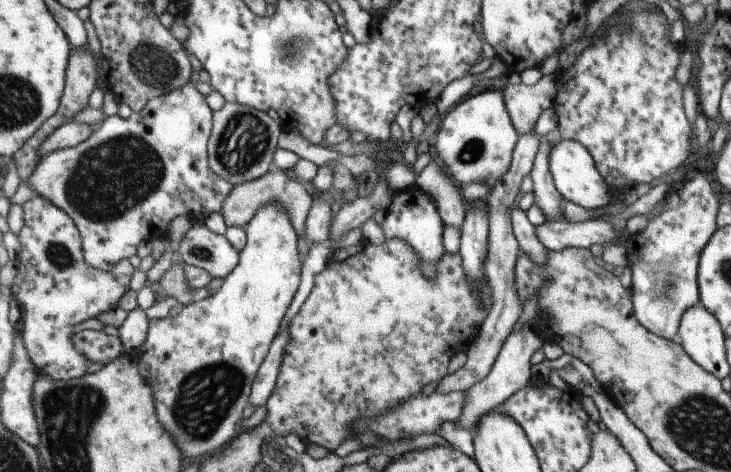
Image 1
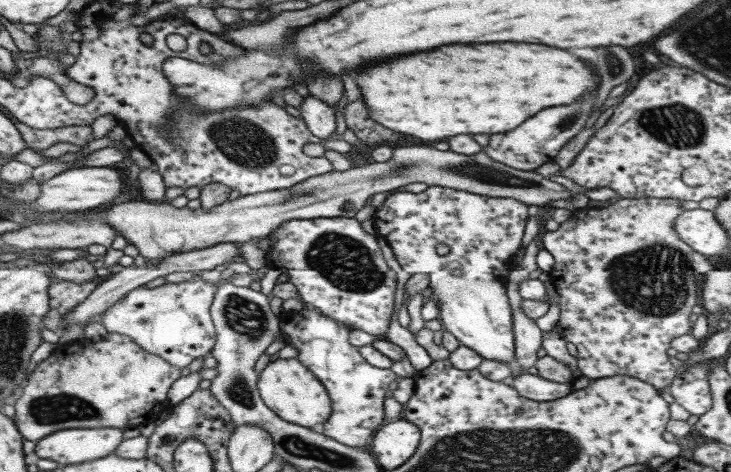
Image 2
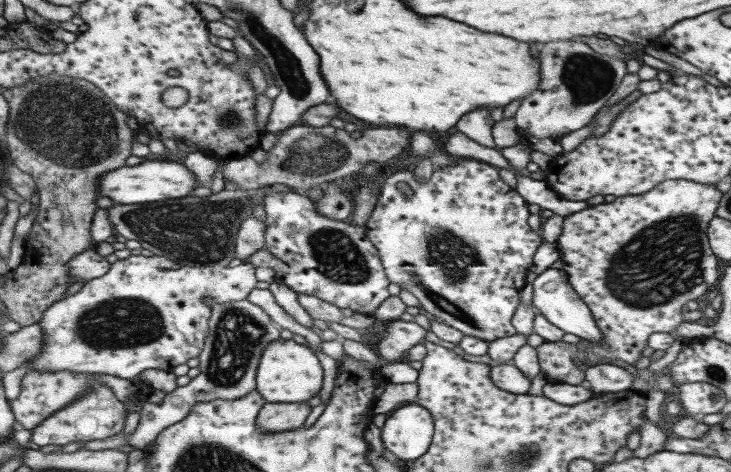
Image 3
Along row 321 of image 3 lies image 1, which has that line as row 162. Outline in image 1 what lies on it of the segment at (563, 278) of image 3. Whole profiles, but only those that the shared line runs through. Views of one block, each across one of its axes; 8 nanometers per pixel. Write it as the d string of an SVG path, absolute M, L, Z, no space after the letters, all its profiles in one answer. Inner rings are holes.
M562 140L553 144L549 148L547 160L549 160L549 174L553 178L553 184L563 199L586 209L601 208L611 201L612 195L607 190L607 184L601 178L601 174L597 172L595 162L587 149L578 142Z

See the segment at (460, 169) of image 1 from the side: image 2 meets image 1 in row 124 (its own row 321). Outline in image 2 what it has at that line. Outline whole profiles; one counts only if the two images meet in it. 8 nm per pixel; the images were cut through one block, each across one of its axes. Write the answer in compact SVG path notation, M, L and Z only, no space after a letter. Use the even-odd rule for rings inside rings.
M428 186L425 190L419 193L406 192L404 190L395 190L388 193L385 201L375 209L372 217L372 222L377 229L378 236L382 236L385 243L393 251L393 256L399 266L405 273L409 275L424 274L429 279L429 288L431 288L430 300L434 300L438 304L439 314L438 320L440 321L441 328L451 334L456 340L458 345L465 346L475 354L481 356L482 359L498 360L504 363L509 363L514 367L514 340L513 340L513 323L512 323L512 308L510 307L506 295L506 278L505 274L511 269L510 260L518 252L521 247L521 238L524 231L524 226L527 217L527 205L513 200L511 197L490 197L487 195L480 195L470 193L464 190L452 189L444 186ZM444 244L449 248L447 254L439 256L435 253L435 245Z

